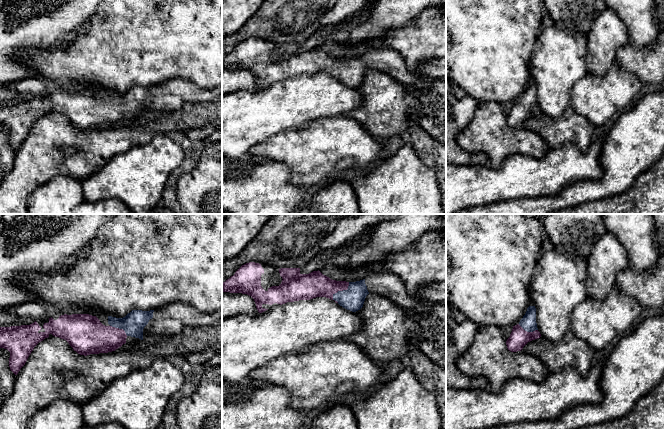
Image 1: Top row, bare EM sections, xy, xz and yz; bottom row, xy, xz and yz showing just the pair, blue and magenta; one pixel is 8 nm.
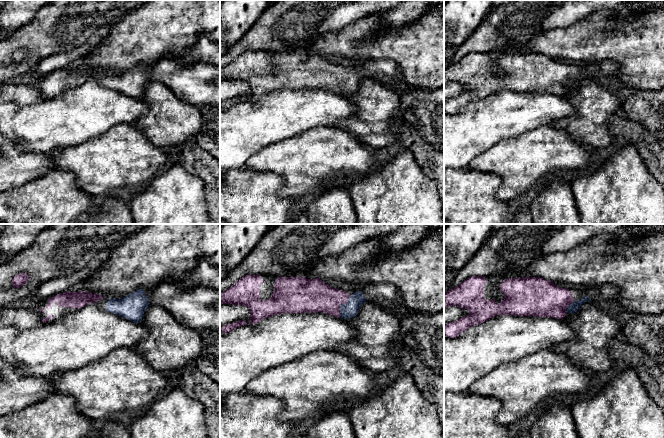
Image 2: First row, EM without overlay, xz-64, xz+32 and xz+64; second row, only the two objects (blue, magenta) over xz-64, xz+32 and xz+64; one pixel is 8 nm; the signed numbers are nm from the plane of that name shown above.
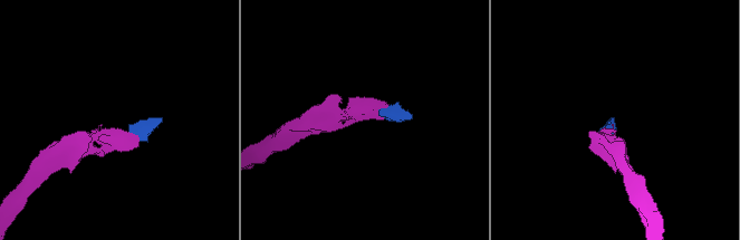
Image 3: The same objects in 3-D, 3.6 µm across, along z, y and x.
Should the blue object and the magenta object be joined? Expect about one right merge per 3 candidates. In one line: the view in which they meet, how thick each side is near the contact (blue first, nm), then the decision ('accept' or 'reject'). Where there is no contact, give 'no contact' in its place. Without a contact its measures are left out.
meets blue in xz; 180 nm thick on the blue side, 200 nm on the other; accept

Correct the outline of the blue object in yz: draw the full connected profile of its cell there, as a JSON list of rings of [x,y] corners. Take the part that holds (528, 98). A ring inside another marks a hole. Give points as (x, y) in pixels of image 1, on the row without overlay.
[[[529,82],[520,98],[513,102],[510,113],[506,117],[509,127],[521,127],[530,117],[541,113],[536,99],[536,84]]]

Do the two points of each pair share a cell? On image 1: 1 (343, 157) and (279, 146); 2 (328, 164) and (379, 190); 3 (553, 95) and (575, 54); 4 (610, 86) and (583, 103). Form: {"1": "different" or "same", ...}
{"1": "same", "2": "different", "3": "same", "4": "same"}

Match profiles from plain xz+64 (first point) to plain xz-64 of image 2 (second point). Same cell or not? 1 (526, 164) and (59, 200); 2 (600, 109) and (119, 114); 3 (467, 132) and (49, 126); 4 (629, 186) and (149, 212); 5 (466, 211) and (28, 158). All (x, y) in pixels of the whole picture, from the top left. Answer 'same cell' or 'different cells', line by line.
1: different cells
2: different cells
3: same cell
4: same cell
5: different cells

